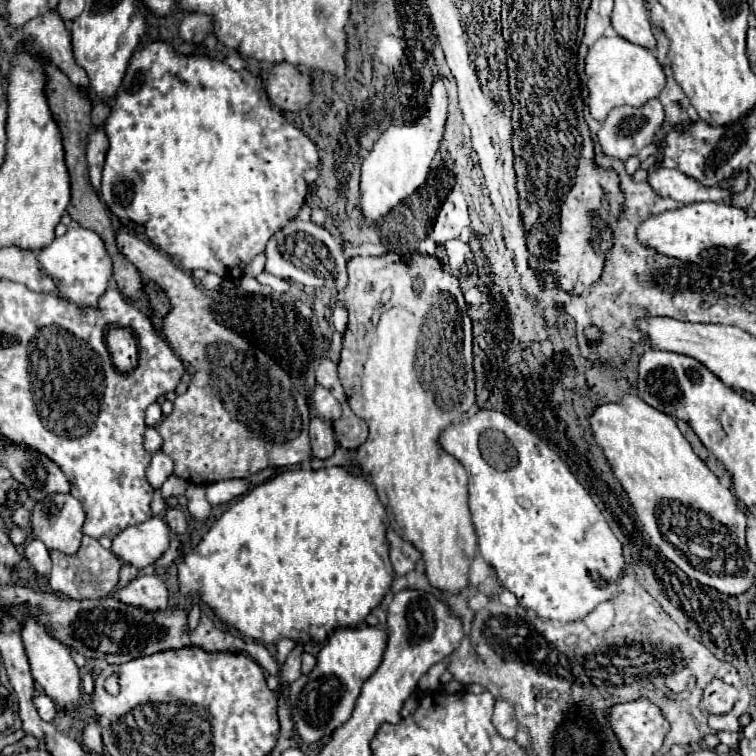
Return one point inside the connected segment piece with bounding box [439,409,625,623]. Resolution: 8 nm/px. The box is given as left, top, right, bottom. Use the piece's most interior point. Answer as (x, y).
(551, 547)

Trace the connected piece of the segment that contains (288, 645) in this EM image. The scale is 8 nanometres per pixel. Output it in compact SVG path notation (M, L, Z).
M282 639L276 645L276 660L279 664L283 664L287 658L287 655L294 649L295 642L290 639Z

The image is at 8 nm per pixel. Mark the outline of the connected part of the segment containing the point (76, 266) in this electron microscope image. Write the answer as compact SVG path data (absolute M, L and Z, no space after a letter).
M69 227L69 231L63 237L55 237L51 245L43 247L37 259L41 265L41 273L53 279L53 283L59 289L59 295L81 309L85 307L97 309L99 299L111 285L111 277L113 277L111 257L101 237L91 229Z

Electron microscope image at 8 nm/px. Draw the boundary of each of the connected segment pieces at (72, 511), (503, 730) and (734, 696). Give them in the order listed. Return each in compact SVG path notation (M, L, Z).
M49 495L47 499L39 501L31 513L31 527L33 527L33 535L45 543L47 549L51 551L61 551L65 555L75 555L81 547L81 539L83 539L83 521L85 521L85 511L81 507L81 503L67 495Z
M497 701L495 703L495 713L493 713L493 727L503 739L513 739L517 733L517 721L513 707L507 701Z
M713 679L707 687L705 687L705 693L703 693L703 709L709 713L709 715L725 715L733 709L733 705L737 703L739 699L739 691L731 685L725 685L723 681L719 679Z

